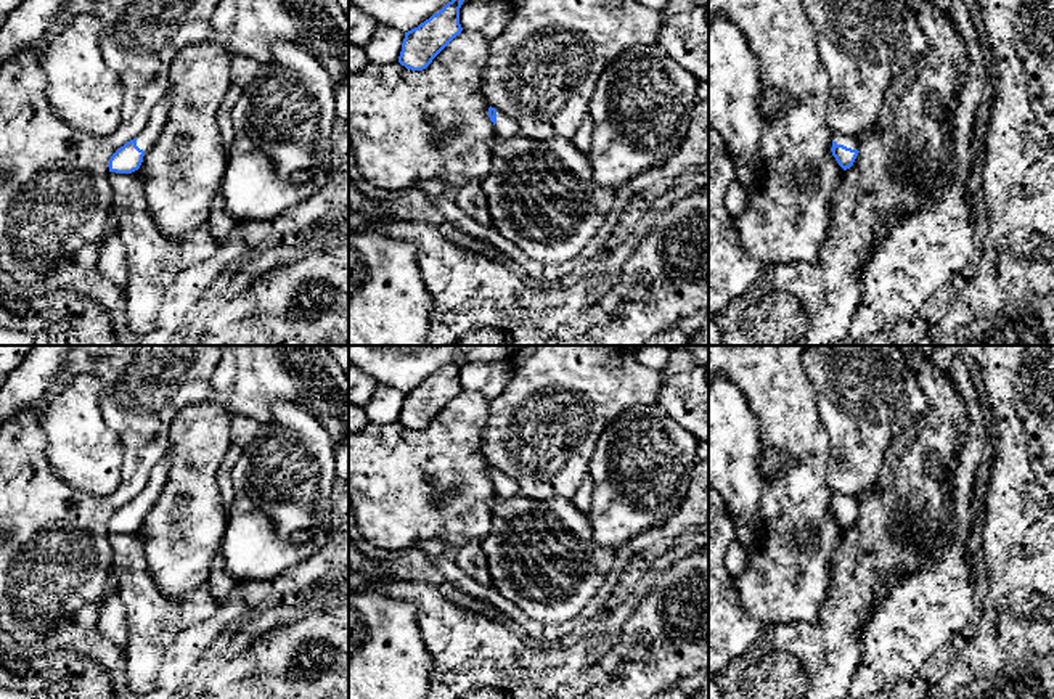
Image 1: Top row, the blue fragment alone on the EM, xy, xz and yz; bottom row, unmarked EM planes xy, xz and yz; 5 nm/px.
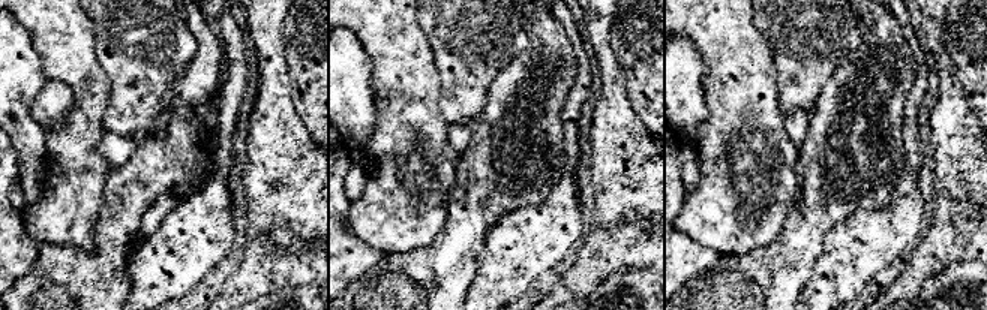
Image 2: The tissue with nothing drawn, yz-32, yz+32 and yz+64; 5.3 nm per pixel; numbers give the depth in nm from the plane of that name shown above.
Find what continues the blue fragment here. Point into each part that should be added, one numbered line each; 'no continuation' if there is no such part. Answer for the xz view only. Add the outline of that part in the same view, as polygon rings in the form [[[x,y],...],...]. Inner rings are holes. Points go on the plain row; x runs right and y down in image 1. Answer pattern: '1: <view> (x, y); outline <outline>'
1: xz (505, 487); outline [[[496,471],[495,492],[500,498],[513,498],[522,495],[517,482],[500,471]]]

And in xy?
1: xy (145, 500); outline [[[164,458],[161,463],[157,463],[149,477],[148,477],[148,484],[145,485],[145,488],[135,497],[137,498],[137,506],[140,509],[143,509],[145,513],[148,513],[153,505],[156,503],[165,480],[169,476],[169,461],[167,458]]]

